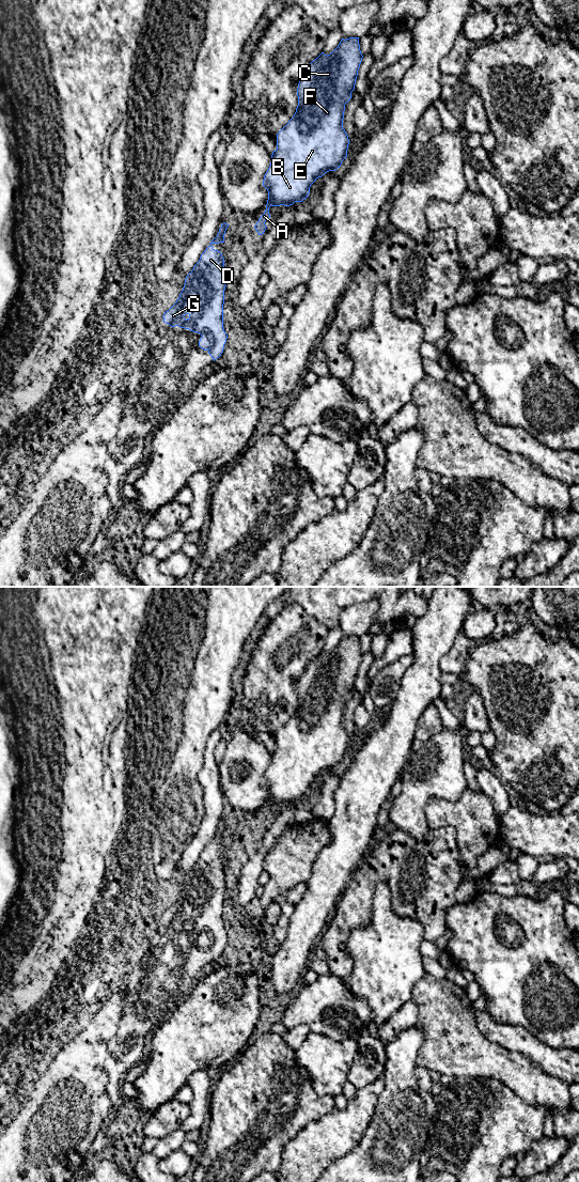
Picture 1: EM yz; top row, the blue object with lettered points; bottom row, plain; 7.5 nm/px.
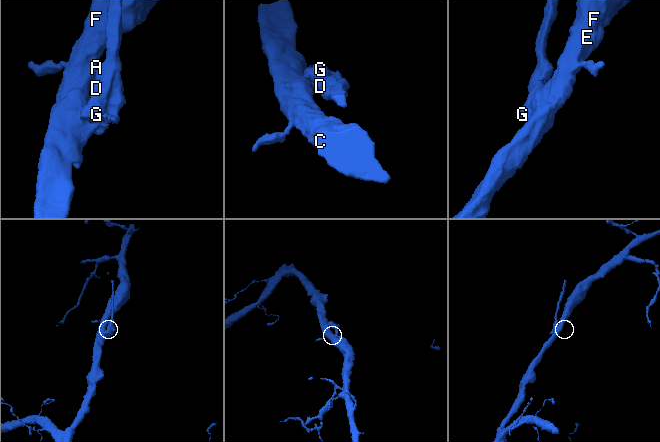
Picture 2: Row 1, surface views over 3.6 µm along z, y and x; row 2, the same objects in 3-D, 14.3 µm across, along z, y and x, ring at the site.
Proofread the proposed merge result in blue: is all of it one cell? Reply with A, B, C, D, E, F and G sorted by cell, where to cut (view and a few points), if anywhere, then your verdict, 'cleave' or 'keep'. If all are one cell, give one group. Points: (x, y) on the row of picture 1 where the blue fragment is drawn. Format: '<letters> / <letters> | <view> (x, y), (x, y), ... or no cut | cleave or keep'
A B C E F / D G | yz (202, 335), (209, 341), (209, 348) | cleave

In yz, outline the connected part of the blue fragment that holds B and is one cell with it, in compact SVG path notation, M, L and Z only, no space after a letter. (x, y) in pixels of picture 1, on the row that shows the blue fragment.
M359 37L342 38L330 53L322 52L306 68L299 80L298 106L294 116L277 134L277 150L264 175L263 186L268 191L264 214L254 225L259 235L266 230L270 206L290 206L308 198L311 185L325 173L335 171L347 157L348 136L343 128L345 105L355 90L358 71L362 62Z

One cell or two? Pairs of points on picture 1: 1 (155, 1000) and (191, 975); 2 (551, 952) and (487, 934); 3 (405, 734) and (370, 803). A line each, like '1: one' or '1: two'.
1: one
2: one
3: one

